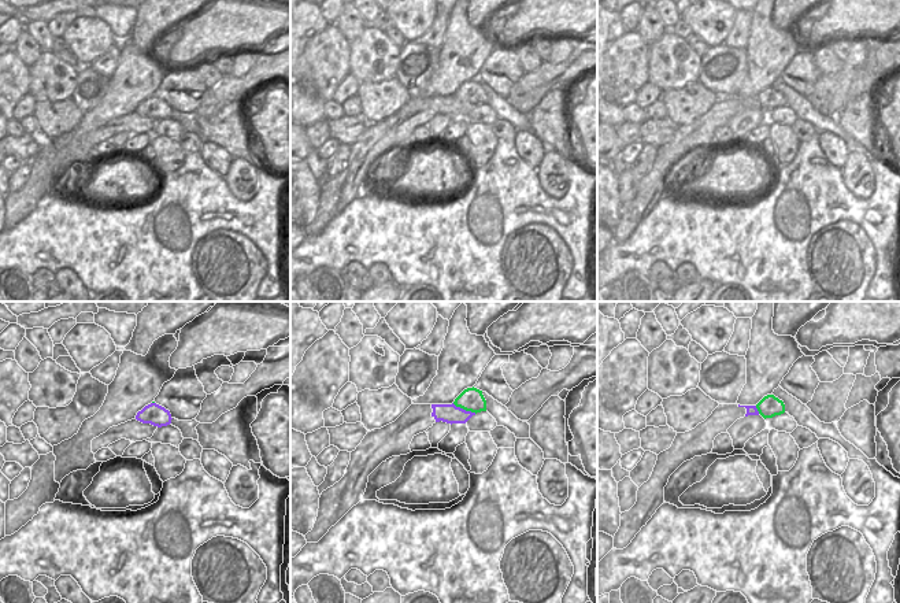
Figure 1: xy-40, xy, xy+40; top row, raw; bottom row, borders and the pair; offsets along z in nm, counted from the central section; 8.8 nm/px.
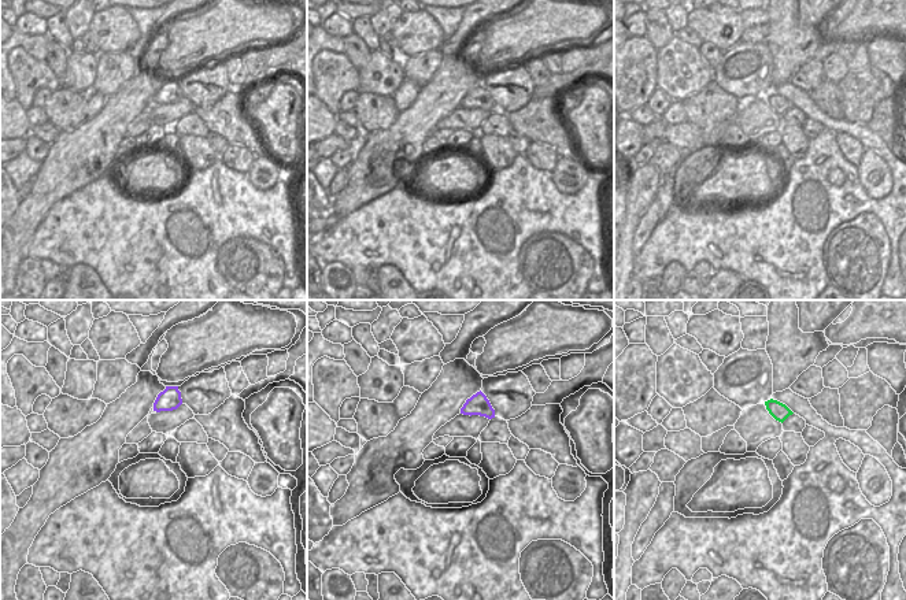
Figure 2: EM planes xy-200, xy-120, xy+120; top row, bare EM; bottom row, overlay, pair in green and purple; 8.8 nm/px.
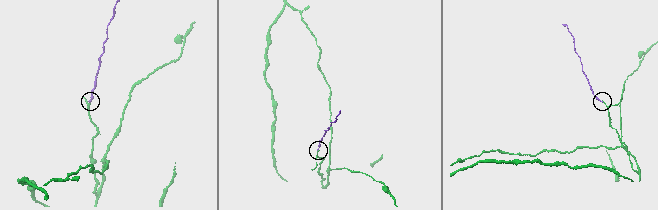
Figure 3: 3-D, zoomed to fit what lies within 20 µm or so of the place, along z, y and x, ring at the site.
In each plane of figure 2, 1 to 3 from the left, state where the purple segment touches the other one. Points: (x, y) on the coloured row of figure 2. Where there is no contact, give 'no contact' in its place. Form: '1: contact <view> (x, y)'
1: no contact
2: no contact
3: no contact

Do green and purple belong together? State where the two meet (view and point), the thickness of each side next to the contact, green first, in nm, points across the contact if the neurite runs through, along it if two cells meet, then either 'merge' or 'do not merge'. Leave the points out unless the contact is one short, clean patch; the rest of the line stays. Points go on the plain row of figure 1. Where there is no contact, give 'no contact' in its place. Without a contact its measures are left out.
xy (465, 102) | 220/170 nm | across xy (471, 92), (465, 102), (451, 107) | merge

